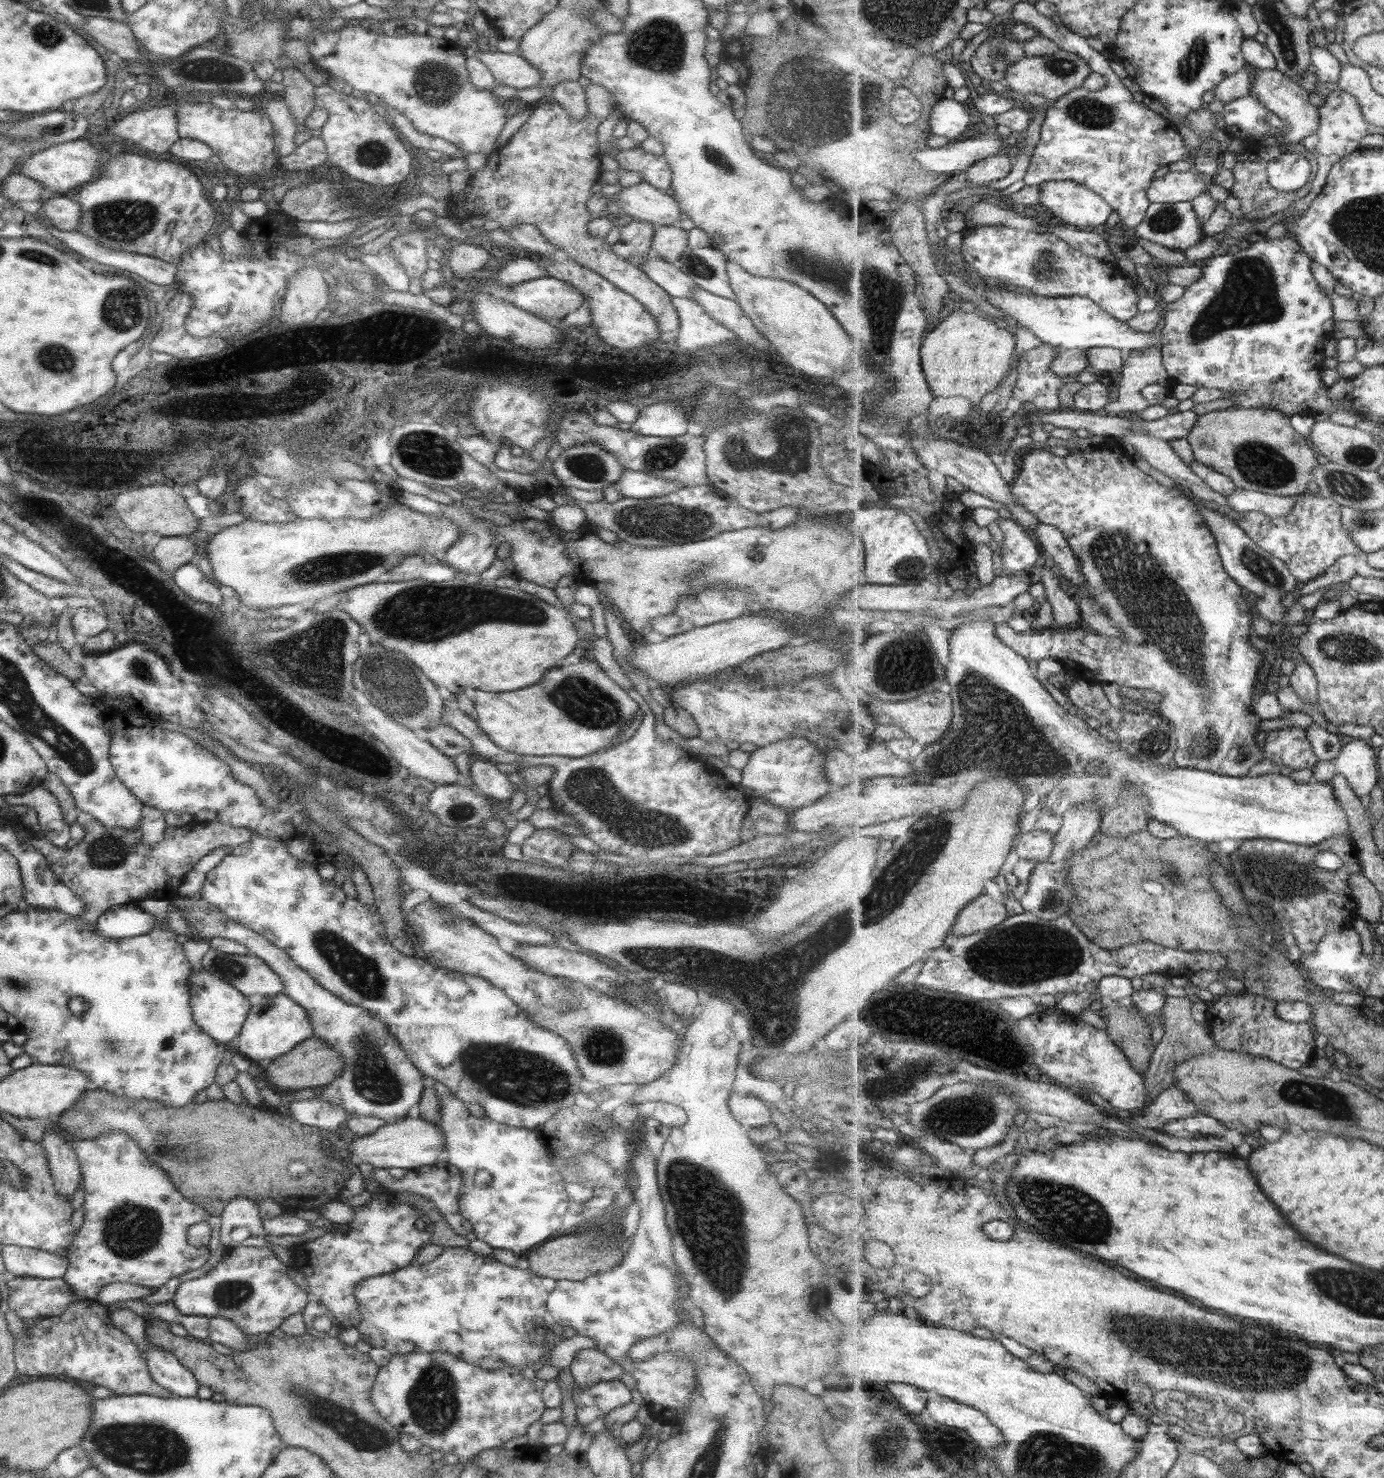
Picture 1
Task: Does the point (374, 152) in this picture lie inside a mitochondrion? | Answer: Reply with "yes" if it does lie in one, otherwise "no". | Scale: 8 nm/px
yes

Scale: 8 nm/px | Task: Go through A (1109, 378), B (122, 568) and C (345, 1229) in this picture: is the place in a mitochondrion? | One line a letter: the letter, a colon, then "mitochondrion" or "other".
A: other
B: other
C: other

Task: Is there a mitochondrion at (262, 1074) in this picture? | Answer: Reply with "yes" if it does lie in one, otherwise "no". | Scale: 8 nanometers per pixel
no

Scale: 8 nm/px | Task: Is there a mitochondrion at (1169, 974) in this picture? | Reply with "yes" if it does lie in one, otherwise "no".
no

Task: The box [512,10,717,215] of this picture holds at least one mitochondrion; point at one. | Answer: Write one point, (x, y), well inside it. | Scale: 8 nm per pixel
(658, 44)

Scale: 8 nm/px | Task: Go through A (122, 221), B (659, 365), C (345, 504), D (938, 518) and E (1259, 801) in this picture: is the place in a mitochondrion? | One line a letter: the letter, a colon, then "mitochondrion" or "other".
A: mitochondrion
B: other
C: other
D: other
E: other

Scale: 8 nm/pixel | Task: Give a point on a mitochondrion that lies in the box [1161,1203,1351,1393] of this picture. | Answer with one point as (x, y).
(1292, 1374)

